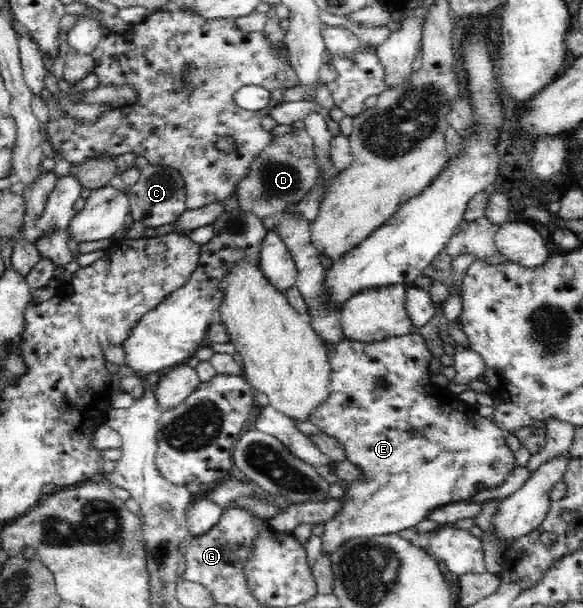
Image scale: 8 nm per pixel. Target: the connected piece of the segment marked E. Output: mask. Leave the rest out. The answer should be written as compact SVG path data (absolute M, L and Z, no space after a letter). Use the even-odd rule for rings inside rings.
M418 332L386 338L379 342L359 342L345 338L339 344L327 346L327 355L329 355L329 365L331 365L331 394L327 396L327 400L323 404L319 404L313 410L313 414L309 416L309 421L317 425L323 433L337 439L343 447L345 455L347 455L346 459L361 469L361 478L349 482L345 495L341 498L341 500L344 500L343 509L332 520L324 524L325 532L321 536L321 539L323 539L322 553L325 553L327 557L330 558L340 548L343 542L360 537L393 534L393 532L399 532L399 530L405 530L405 528L414 528L421 521L427 520L427 516L435 509L449 504L468 502L481 488L499 488L505 482L505 478L507 478L509 472L517 467L515 455L513 455L513 451L505 443L507 432L500 429L493 420L491 421L491 419L480 416L477 413L476 405L462 405L458 394L451 393L451 398L449 398L449 390L447 391L447 396L437 394L435 384L431 382L432 376L429 371L429 362L431 362L433 356L429 348L427 348L423 336ZM376 380L381 380L381 387L375 386Z

